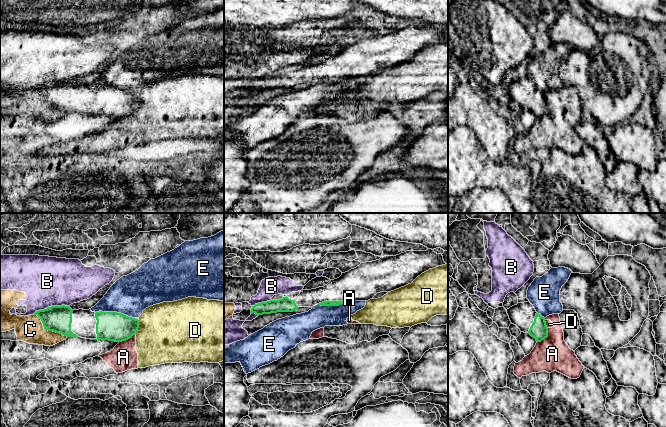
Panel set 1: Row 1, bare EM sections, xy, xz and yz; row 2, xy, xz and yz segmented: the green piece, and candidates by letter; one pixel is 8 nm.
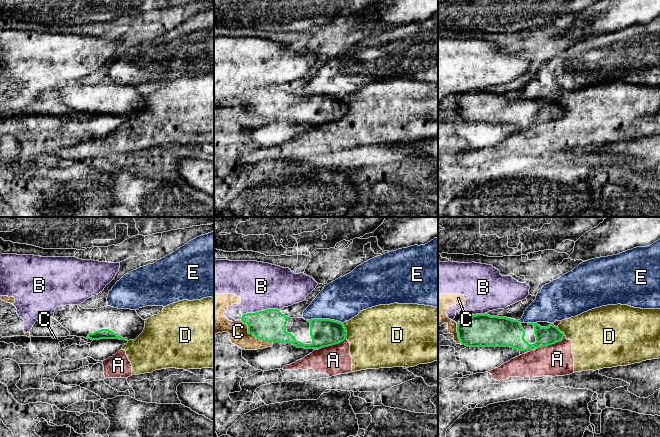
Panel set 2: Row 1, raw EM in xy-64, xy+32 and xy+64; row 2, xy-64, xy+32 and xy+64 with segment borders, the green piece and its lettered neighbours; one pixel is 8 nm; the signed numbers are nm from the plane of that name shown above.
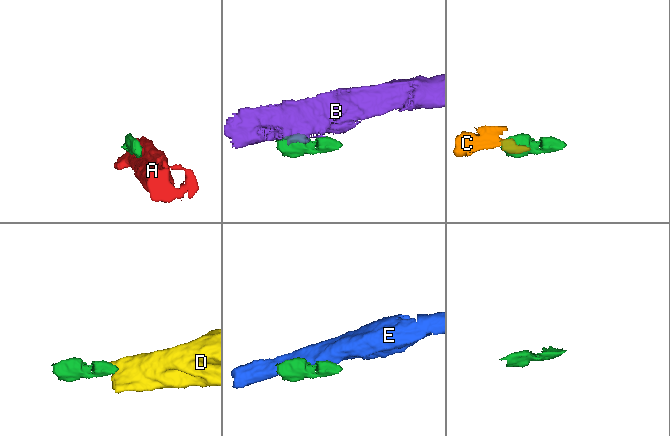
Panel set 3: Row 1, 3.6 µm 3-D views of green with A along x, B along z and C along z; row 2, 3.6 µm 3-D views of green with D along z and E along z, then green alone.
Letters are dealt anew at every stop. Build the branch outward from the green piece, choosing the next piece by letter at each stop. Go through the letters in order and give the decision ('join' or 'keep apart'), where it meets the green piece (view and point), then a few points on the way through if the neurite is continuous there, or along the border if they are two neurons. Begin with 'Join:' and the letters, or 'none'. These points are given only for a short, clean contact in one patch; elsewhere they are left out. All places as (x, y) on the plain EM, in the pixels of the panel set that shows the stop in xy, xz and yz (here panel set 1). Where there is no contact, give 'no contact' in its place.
Join: none
A: keep apart | yz (546, 113)
B: keep apart | xy (51, 82) | along xy (68, 81), (51, 81), (39, 85), (33, 90)
C: keep apart | xy (48, 106)
D: keep apart | xy (138, 103) | along xy (138, 95), (138, 106), (134, 110)
E: keep apart | xy (115, 88)

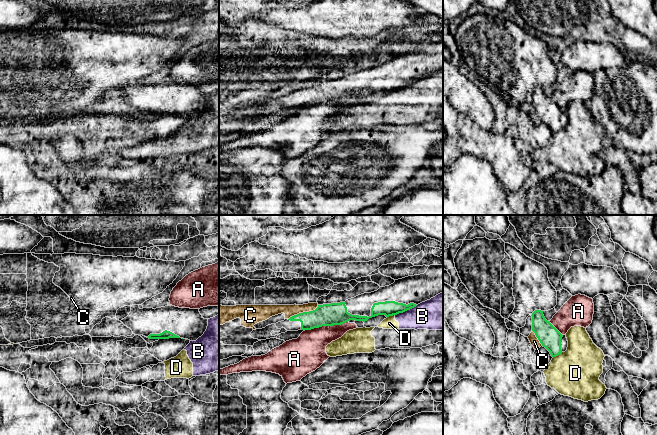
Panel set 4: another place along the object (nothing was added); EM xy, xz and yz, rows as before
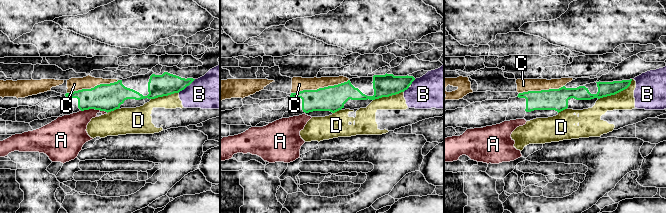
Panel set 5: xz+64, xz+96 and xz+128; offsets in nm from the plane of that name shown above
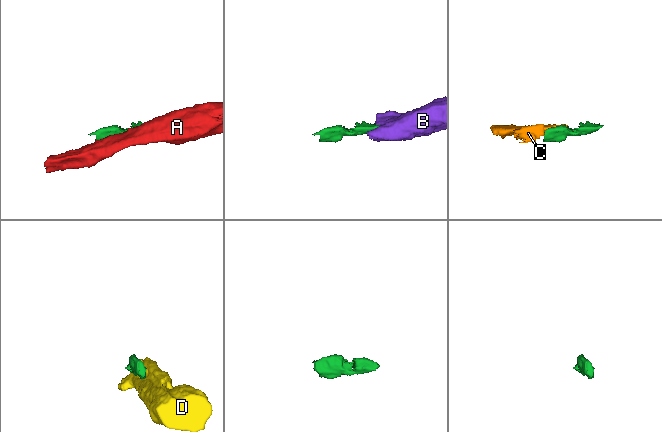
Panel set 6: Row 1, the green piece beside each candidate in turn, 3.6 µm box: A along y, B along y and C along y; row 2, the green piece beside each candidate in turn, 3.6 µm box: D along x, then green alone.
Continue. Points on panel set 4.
Join: none
A: keep apart | xz (326, 101)
B: keep apart | xz (406, 86) | along xz (417, 81), (395, 91)
C: keep apart | xz (303, 88)
D: keep apart | yz (557, 131)

